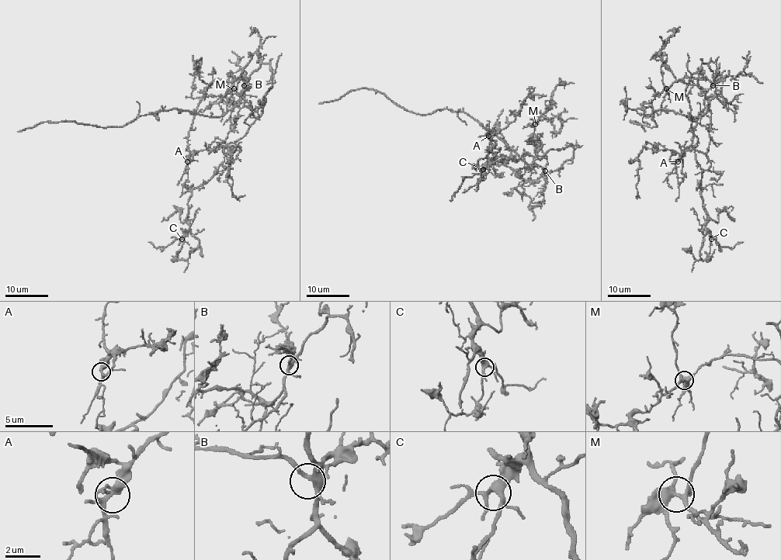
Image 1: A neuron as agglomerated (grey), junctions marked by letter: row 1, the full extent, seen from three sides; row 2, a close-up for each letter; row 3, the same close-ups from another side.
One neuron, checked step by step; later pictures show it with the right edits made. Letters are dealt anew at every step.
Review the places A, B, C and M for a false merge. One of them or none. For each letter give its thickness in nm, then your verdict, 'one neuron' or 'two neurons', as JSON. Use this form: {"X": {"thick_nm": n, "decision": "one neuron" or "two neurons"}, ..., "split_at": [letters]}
{"A": {"thick_nm": 320, "decision": "one neuron"}, "B": {"thick_nm": 360, "decision": "one neuron"}, "C": {"thick_nm": 360, "decision": "one neuron"}, "M": {"thick_nm": 360, "decision": "one neuron"}, "split_at": []}

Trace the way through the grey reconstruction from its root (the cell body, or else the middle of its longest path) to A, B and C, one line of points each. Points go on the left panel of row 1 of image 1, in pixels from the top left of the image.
A: (255, 71), (236, 101), (220, 96), (205, 96), (202, 99), (189, 131), (189, 159), (187, 161)
B: (255, 71), (244, 85)
C: (255, 71), (269, 63), (272, 74), (263, 113), (224, 150), (216, 173), (192, 190), (189, 230), (182, 239)

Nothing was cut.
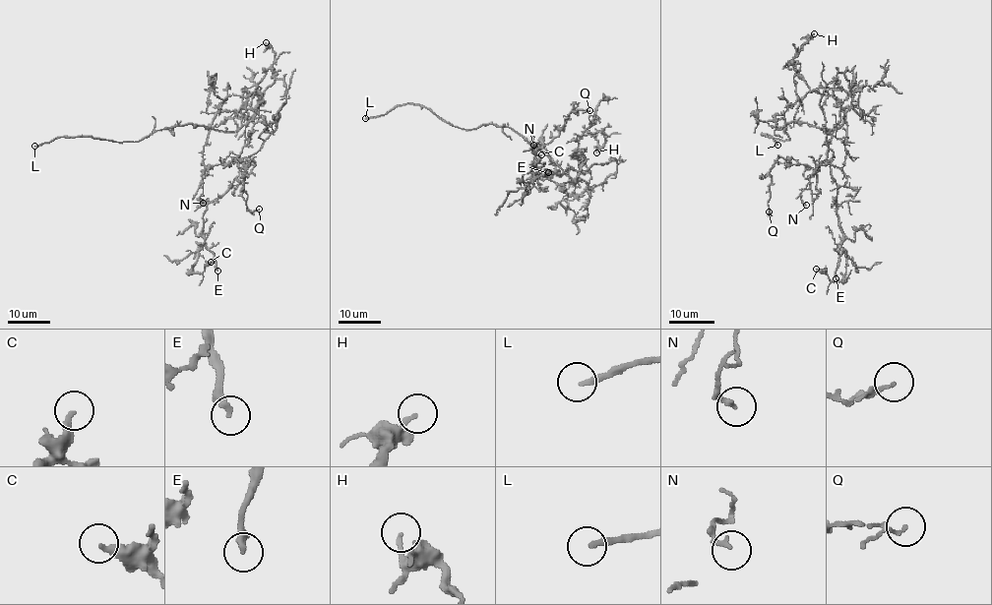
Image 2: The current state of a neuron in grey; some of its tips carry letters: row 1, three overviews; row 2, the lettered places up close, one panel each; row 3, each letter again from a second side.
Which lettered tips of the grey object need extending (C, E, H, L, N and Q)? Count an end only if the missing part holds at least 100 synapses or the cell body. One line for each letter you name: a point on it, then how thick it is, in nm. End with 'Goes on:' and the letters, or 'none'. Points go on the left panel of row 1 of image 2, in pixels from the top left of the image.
E: place (217, 271); calibre 320 nm
L: place (34, 146); calibre 220 nm
Goes on: E, L

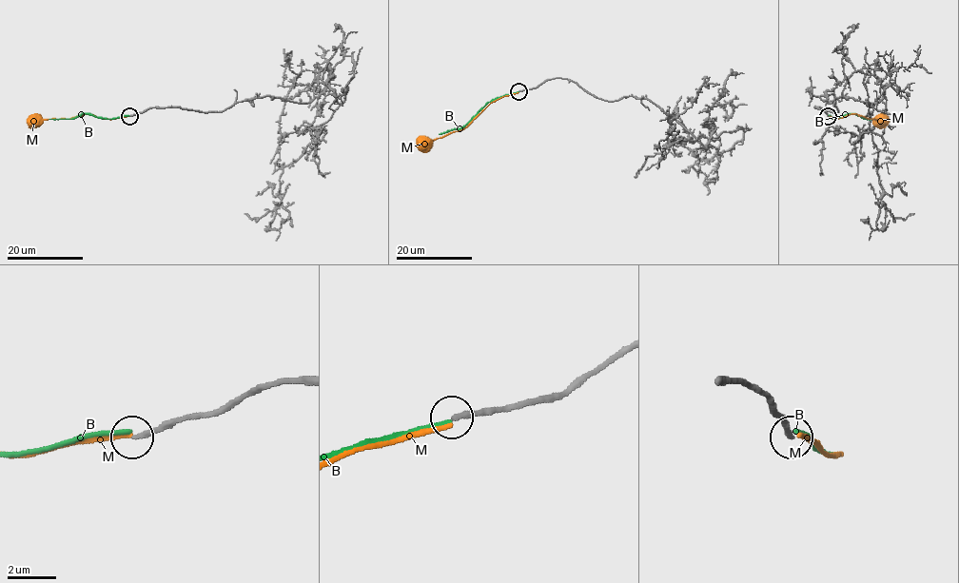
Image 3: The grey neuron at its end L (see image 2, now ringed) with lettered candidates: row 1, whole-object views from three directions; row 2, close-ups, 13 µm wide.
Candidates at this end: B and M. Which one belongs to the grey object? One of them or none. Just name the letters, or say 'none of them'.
none of them

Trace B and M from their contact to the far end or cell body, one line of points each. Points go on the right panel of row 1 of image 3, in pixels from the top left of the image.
B: (829, 116), (832, 119), (855, 113), (870, 119)
M: (829, 116), (837, 119), (850, 114), (881, 120)

